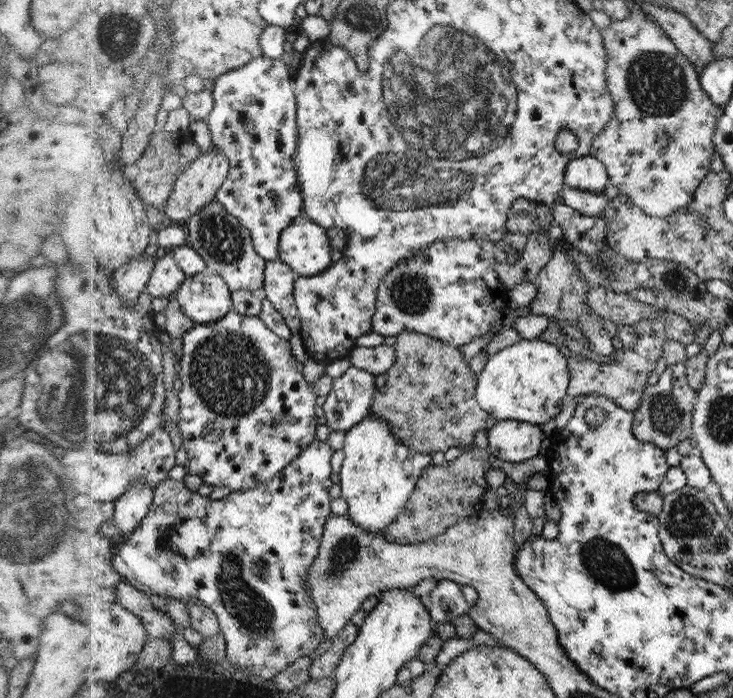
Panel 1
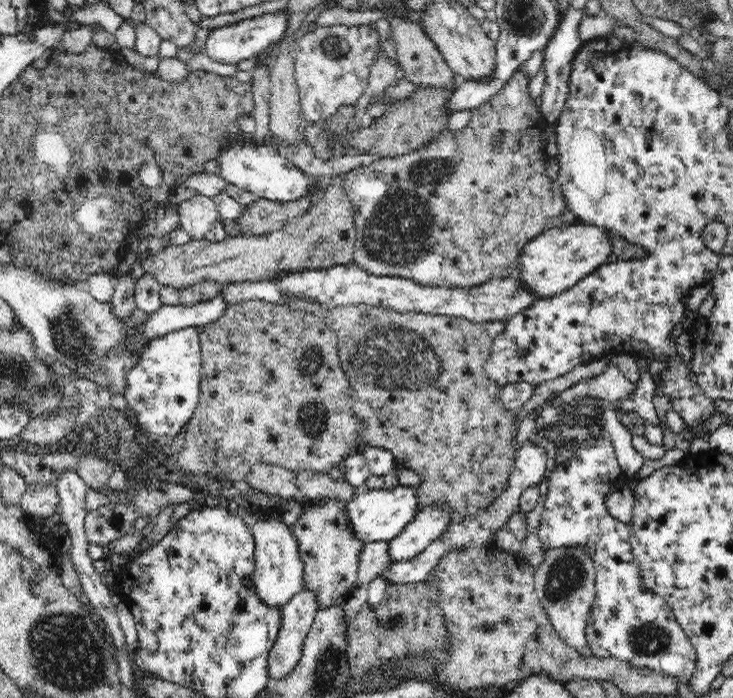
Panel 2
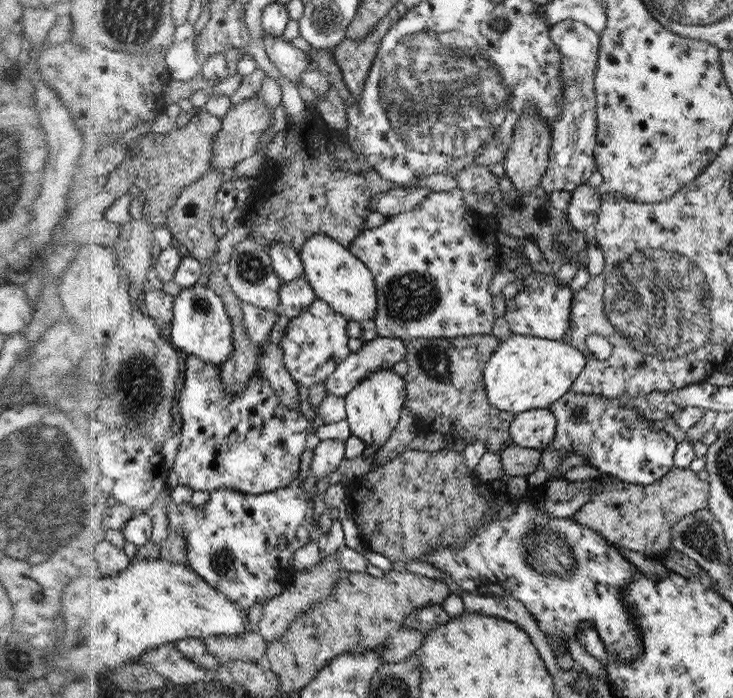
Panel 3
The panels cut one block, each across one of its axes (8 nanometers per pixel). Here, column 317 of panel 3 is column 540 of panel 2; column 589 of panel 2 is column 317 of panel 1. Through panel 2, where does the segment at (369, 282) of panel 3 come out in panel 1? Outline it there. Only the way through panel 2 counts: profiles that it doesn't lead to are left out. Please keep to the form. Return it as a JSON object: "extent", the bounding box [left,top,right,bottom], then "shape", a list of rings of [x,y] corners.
{"extent":[280,210,334,276],"shape":[[[306,210],[292,226],[282,232],[282,238],[280,238],[280,260],[287,262],[298,276],[324,274],[328,268],[334,266],[334,249],[334,241],[327,229],[314,221]]]}

